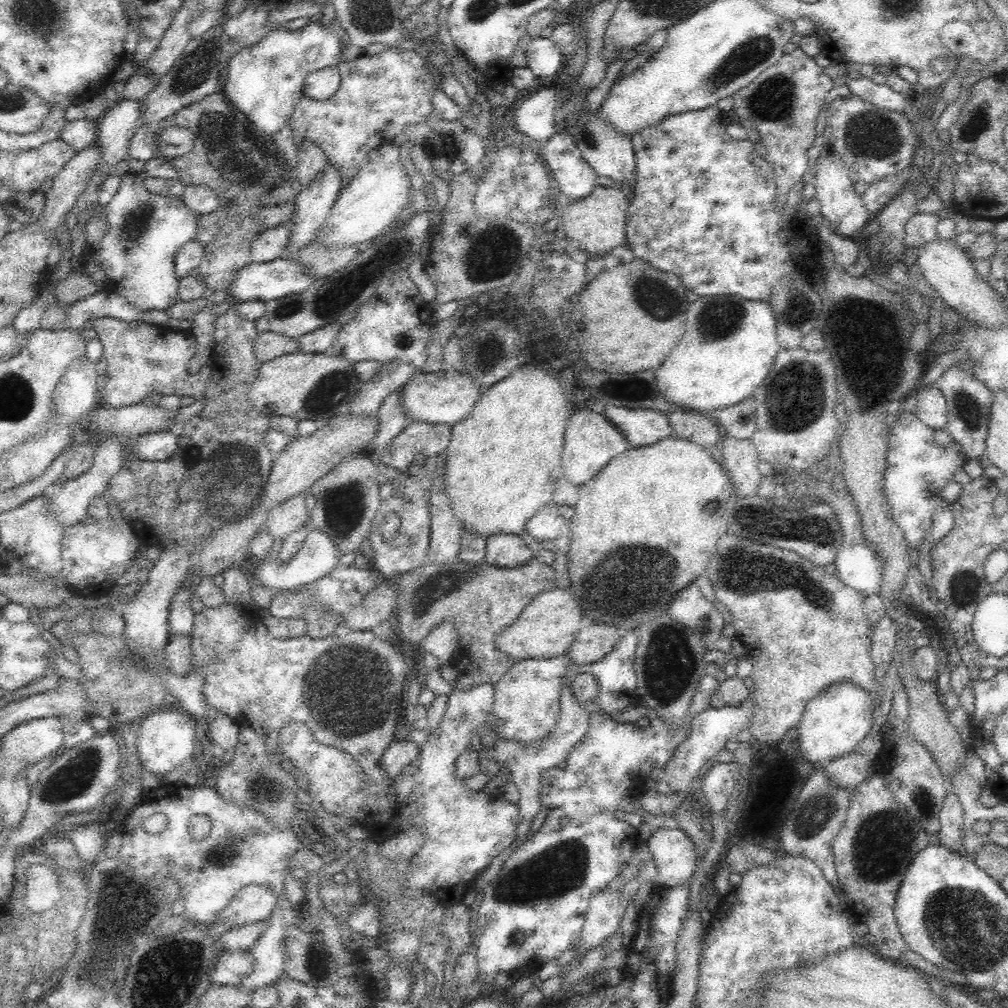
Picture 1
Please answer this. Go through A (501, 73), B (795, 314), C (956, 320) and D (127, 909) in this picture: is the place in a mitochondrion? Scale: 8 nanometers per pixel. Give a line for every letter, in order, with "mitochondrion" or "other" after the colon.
A: other
B: mitochondrion
C: other
D: mitochondrion

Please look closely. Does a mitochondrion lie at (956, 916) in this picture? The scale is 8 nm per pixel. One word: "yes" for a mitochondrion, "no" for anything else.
yes

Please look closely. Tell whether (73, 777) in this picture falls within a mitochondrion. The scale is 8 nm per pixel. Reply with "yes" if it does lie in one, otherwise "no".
yes

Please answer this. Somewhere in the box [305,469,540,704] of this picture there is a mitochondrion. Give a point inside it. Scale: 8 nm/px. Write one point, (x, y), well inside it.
(342, 501)

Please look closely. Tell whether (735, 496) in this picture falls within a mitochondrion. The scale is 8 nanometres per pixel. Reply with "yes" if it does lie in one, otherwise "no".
no

